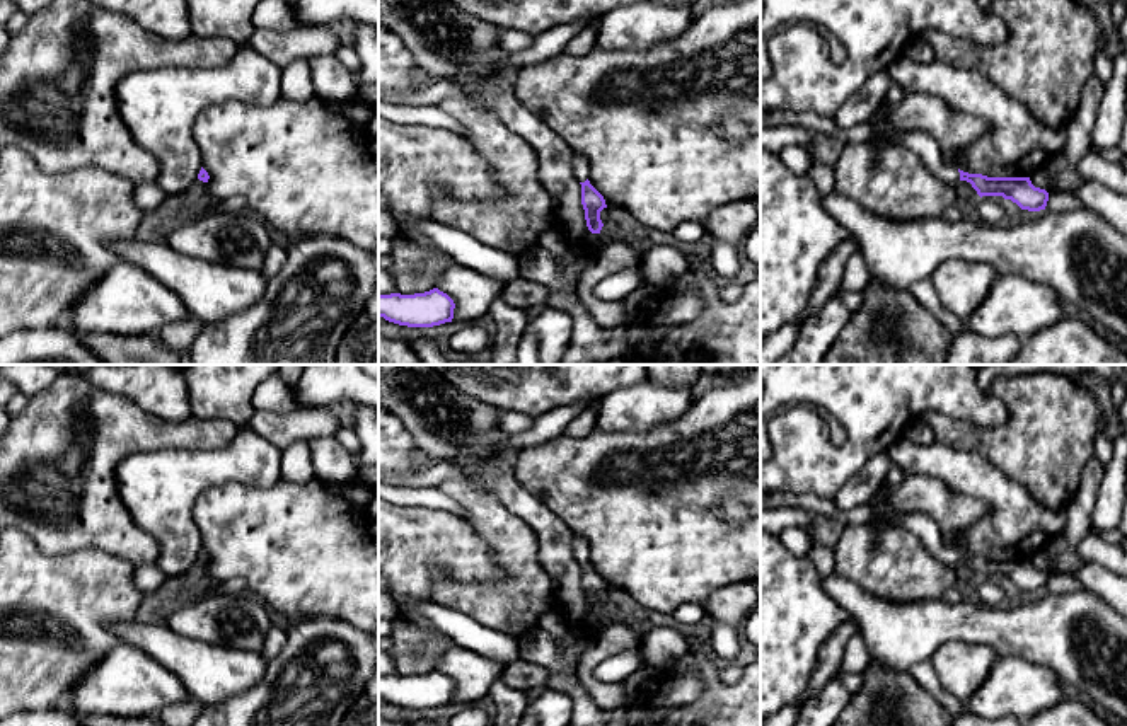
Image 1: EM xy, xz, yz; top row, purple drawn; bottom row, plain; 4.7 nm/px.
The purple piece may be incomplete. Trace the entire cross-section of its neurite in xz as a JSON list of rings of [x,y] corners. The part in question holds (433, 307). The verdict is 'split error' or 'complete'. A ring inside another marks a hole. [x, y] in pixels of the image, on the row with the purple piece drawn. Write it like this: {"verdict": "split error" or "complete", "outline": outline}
{"verdict": "complete", "outline": [[[438,288],[414,295],[379,293],[379,317],[399,326],[433,327],[452,322],[454,308],[454,300]]]}

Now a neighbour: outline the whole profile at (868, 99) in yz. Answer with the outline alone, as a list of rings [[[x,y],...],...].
[[[887,70],[871,75],[834,114],[835,124],[847,130],[868,121],[887,101],[892,84]]]

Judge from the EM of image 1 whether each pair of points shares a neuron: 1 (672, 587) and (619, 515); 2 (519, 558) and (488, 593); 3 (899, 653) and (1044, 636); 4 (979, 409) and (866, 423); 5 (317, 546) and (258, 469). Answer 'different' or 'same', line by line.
1: same
2: same
3: same
4: same
5: different

